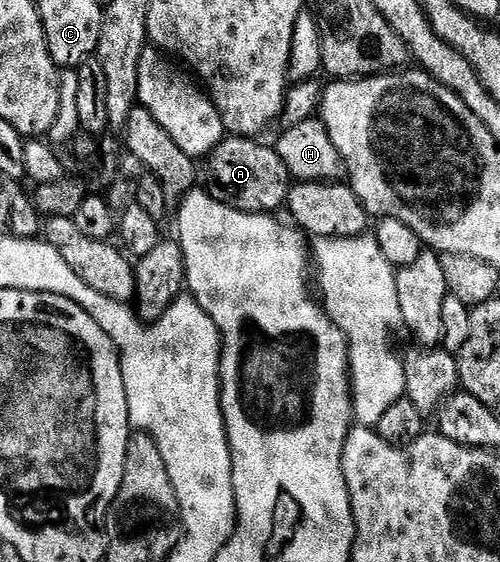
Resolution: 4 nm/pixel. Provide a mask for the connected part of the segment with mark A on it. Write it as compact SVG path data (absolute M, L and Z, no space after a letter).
M231 135L229 138L223 139L222 143L210 153L208 157L208 163L210 163L210 188L208 187L208 194L213 200L219 200L221 204L227 204L229 208L235 208L241 212L260 212L263 214L274 214L277 213L277 208L280 209L285 205L288 194L290 193L290 185L292 183L292 177L288 166L284 166L284 162L280 158L277 147L271 146L270 148L266 144L261 144L263 141L258 138L247 138L245 136Z

